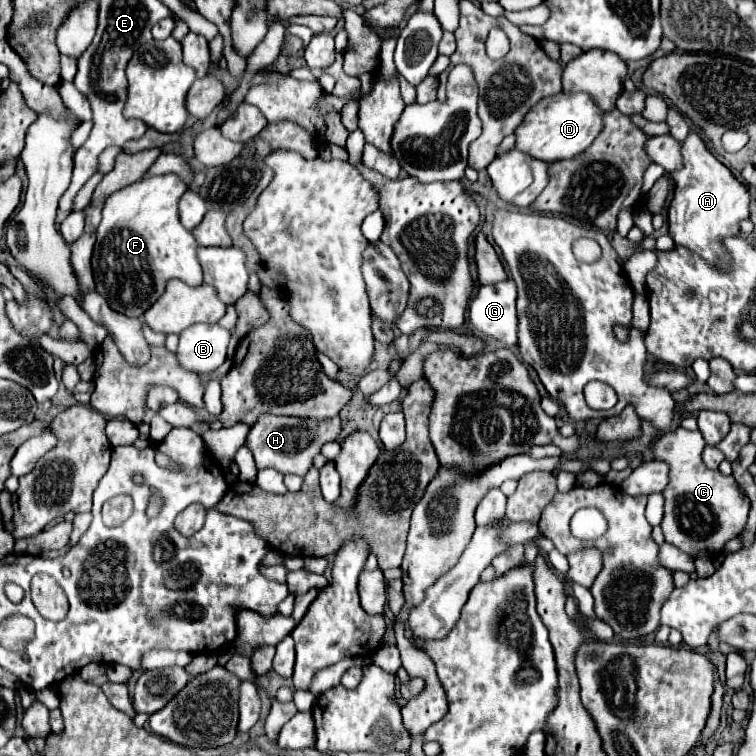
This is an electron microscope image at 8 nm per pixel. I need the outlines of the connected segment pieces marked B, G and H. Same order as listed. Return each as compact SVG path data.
M196 323L180 333L176 357L182 369L206 373L220 367L226 359L230 331L220 325Z
M506 279L496 285L482 285L476 299L470 303L468 321L480 335L496 339L510 349L516 347L518 317L514 279Z
M262 415L258 423L250 429L246 437L246 447L252 451L258 469L272 467L284 475L286 473L304 475L310 469L314 455L320 453L320 447L328 441L338 439L338 433L340 433L338 417L332 417L330 421L310 421L298 417Z

